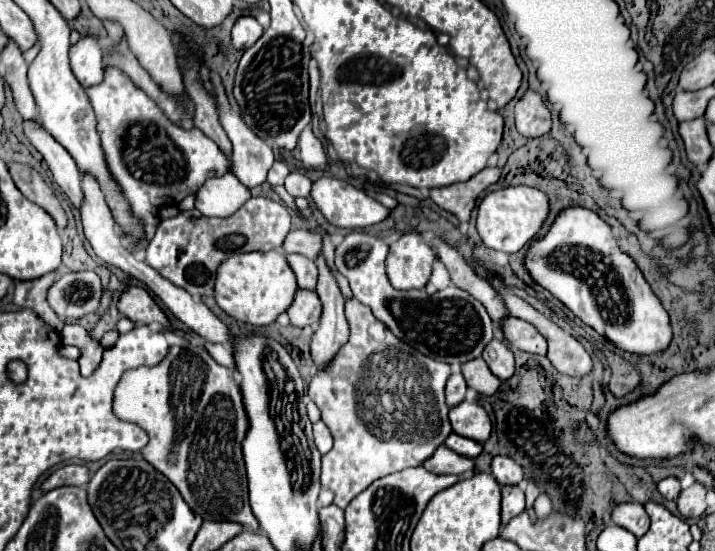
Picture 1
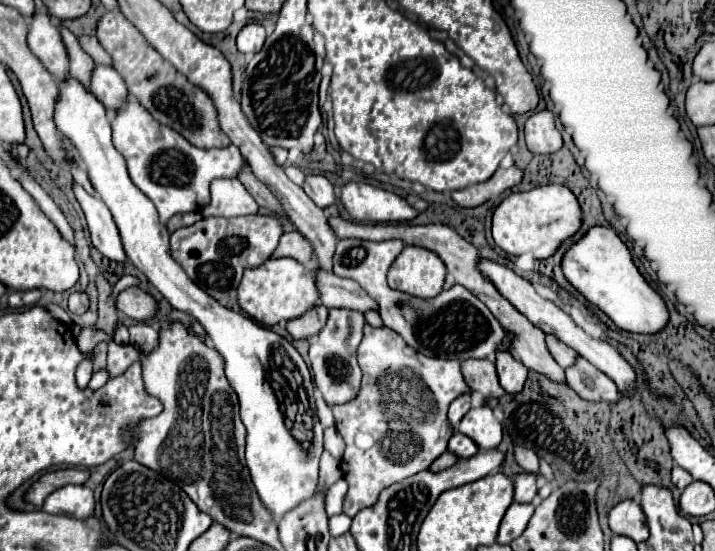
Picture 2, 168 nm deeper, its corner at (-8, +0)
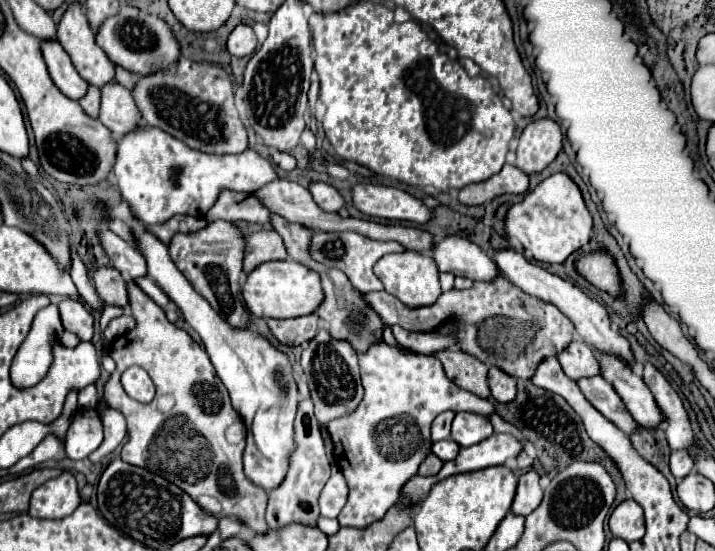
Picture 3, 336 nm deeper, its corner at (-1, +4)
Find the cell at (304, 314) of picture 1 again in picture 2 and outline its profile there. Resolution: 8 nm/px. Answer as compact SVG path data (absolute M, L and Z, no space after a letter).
M318 304L314 308L310 308L306 314L302 314L300 318L294 318L286 324L286 330L292 338L296 340L306 340L310 336L316 336L324 324L326 324L326 318L328 318L328 308Z

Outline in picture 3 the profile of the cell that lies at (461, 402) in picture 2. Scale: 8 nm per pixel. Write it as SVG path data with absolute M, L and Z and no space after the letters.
M447 410L447 412L441 412L441 414L433 420L433 426L431 426L431 440L433 440L433 442L449 438L449 430L451 430L453 418L455 418L455 414L453 414L451 410Z

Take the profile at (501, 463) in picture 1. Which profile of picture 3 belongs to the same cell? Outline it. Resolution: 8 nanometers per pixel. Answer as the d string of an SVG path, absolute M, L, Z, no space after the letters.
M535 470L521 474L517 492L511 504L511 512L527 516L529 512L533 512L533 508L537 508L537 504L541 502L541 496L543 496L543 490L539 486L539 474Z

